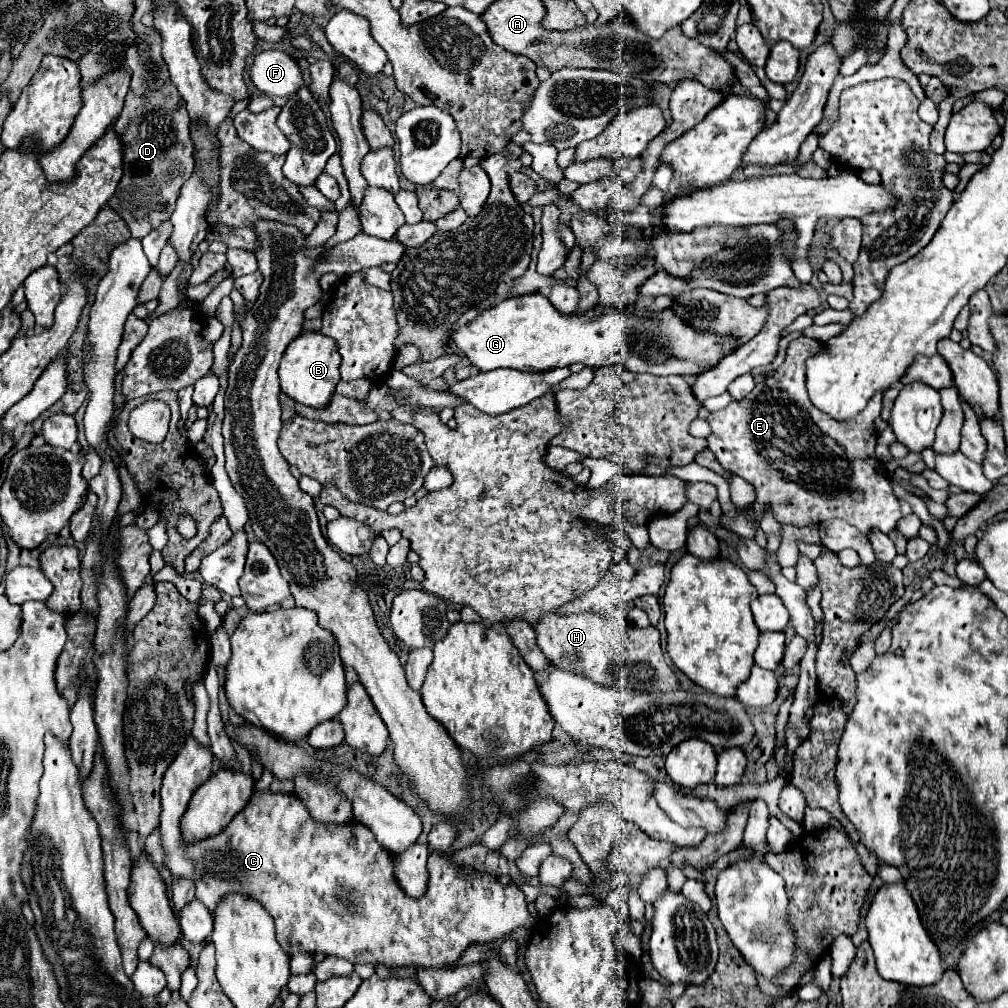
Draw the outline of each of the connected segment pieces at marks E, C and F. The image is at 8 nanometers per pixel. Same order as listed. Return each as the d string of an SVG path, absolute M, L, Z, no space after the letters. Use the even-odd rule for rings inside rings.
M799 336L789 342L787 358L777 368L773 378L767 378L759 382L749 396L745 396L739 402L731 402L729 406L709 412L707 422L711 426L711 434L707 436L707 448L715 452L719 464L745 478L755 486L757 500L749 506L755 510L757 520L761 520L763 510L771 510L775 518L781 524L793 524L793 526L809 526L811 522L823 522L829 518L843 518L849 524L857 526L863 534L867 534L871 528L879 528L881 532L889 534L897 522L901 520L899 502L889 486L889 480L879 474L877 458L875 458L875 444L877 444L877 430L873 426L873 420L881 412L881 398L883 392L875 392L875 396L869 400L865 410L861 410L857 416L849 420L833 420L831 416L825 416L823 412L817 412L817 408L811 404L805 388L805 360L809 356L815 356L823 350L823 344L815 338ZM863 488L865 500L855 502L851 498L851 490Z
M191 736L189 740L185 742L185 748L177 754L177 758L173 760L173 764L167 768L165 776L163 776L163 786L161 786L161 816L159 816L159 834L161 834L161 848L165 852L165 866L167 870L171 872L173 878L185 878L185 880L193 880L195 882L195 898L199 898L211 914L215 914L217 910L217 904L221 902L223 896L227 894L245 894L253 900L257 900L275 920L275 932L277 932L277 942L281 944L281 948L285 948L285 952L289 956L293 954L299 954L299 952L321 952L325 956L337 956L337 958L345 958L349 960L351 964L383 964L387 968L403 968L403 966L423 966L423 968L455 968L455 964L459 962L461 954L471 946L471 944L487 944L491 940L501 940L505 938L509 932L513 932L515 928L519 926L527 926L531 928L535 918L529 914L527 910L527 902L525 902L525 896L523 892L519 890L519 886L515 884L509 884L509 886L501 886L497 882L497 876L493 874L487 874L487 872L473 872L471 874L471 880L467 876L461 876L461 866L453 864L447 856L439 854L439 852L431 852L429 854L429 860L427 860L427 870L429 870L429 882L427 882L427 890L421 898L409 898L401 886L397 884L397 878L395 878L395 856L389 854L387 850L383 850L373 832L361 824L357 824L355 820L351 822L345 822L345 824L321 824L317 820L313 820L313 816L309 814L309 810L305 810L305 804L295 796L295 794L273 794L273 792L263 792L259 796L259 792L255 792L249 800L249 804L241 810L241 814L237 814L231 824L225 828L225 836L213 836L213 842L207 838L207 840L201 840L201 842L191 842L187 844L181 836L181 818L187 810L187 804L193 796L193 792L211 776L211 764L213 764L213 754L207 750L207 748L201 748Z
M281 50L255 54L249 78L267 96L289 96L303 86L303 74L297 62Z

